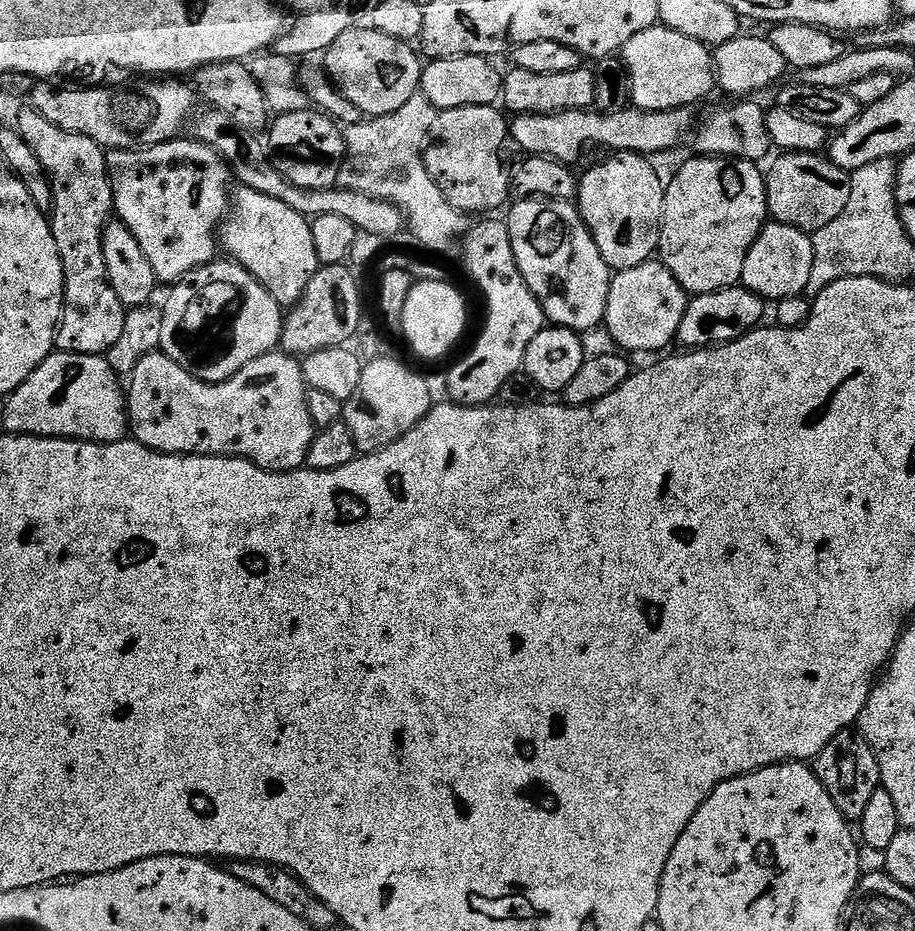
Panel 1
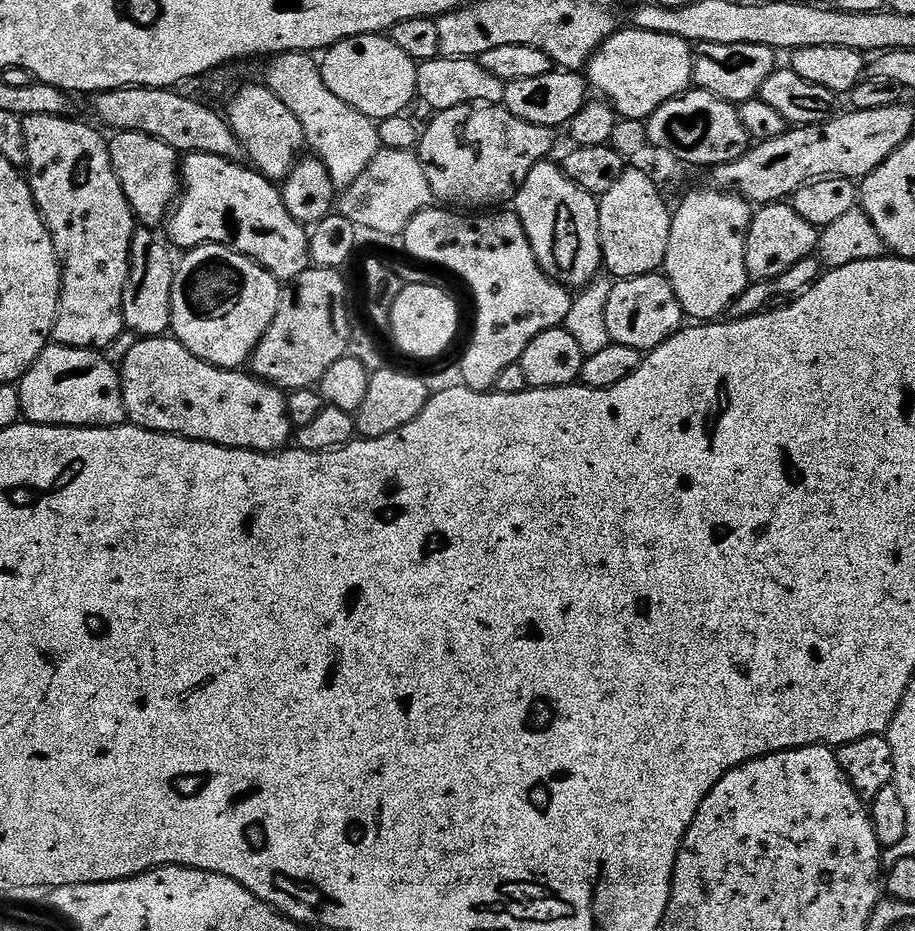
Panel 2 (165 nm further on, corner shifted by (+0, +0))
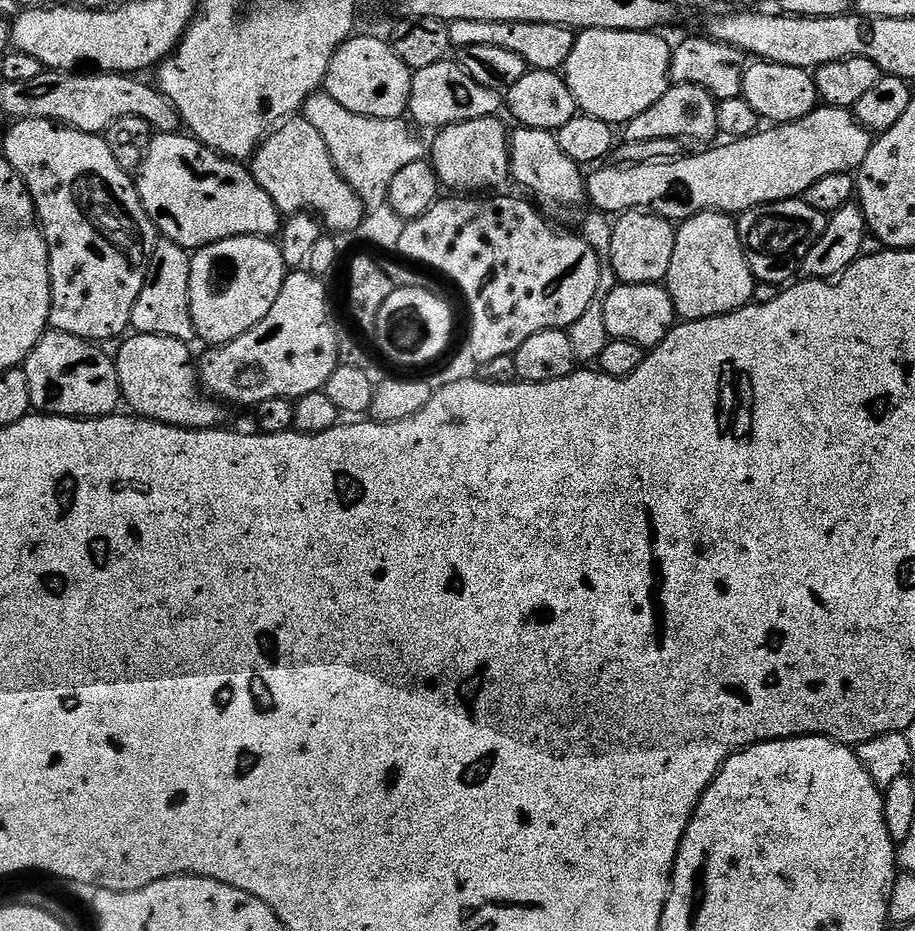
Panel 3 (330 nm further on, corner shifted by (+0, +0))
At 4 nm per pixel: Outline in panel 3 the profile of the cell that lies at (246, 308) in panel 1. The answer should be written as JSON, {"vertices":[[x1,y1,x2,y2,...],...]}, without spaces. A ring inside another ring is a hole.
{"vertices":[[235,236,234,238,219,240,213,244,207,244,205,248,195,249,194,255,192,256,192,265,190,266,190,314,194,318,194,330,196,331,197,337,201,341,204,339,206,342,205,345,219,346,221,344,229,344,234,338,246,334,246,330,258,326,258,322,262,322,262,318,266,318,266,314,270,314,270,310,274,306,274,302,284,285,285,275,286,269,284,259,280,253,280,245,275,239,267,236]]}

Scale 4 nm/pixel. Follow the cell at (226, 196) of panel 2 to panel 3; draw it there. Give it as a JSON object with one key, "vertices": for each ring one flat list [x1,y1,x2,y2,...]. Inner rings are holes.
{"vertices":[[161,132,147,144,135,177,136,189,146,214,163,239,195,250,235,236,272,238,279,233,281,212,243,163,207,148,191,134]]}

